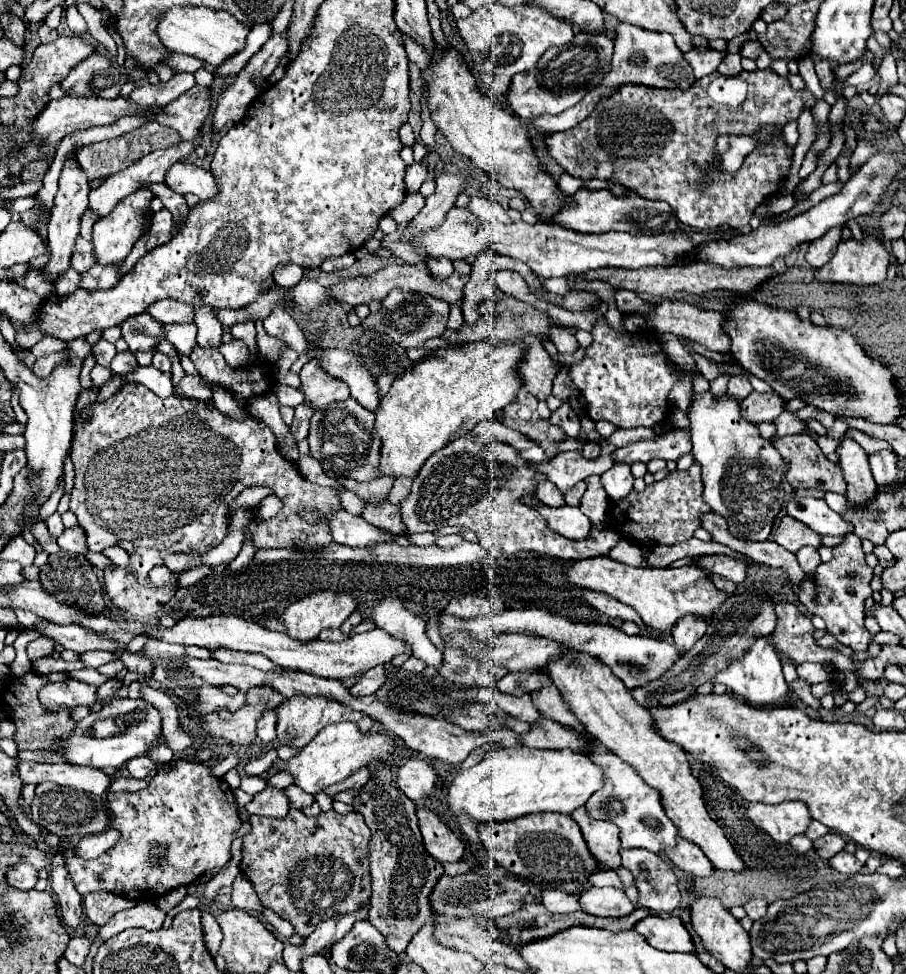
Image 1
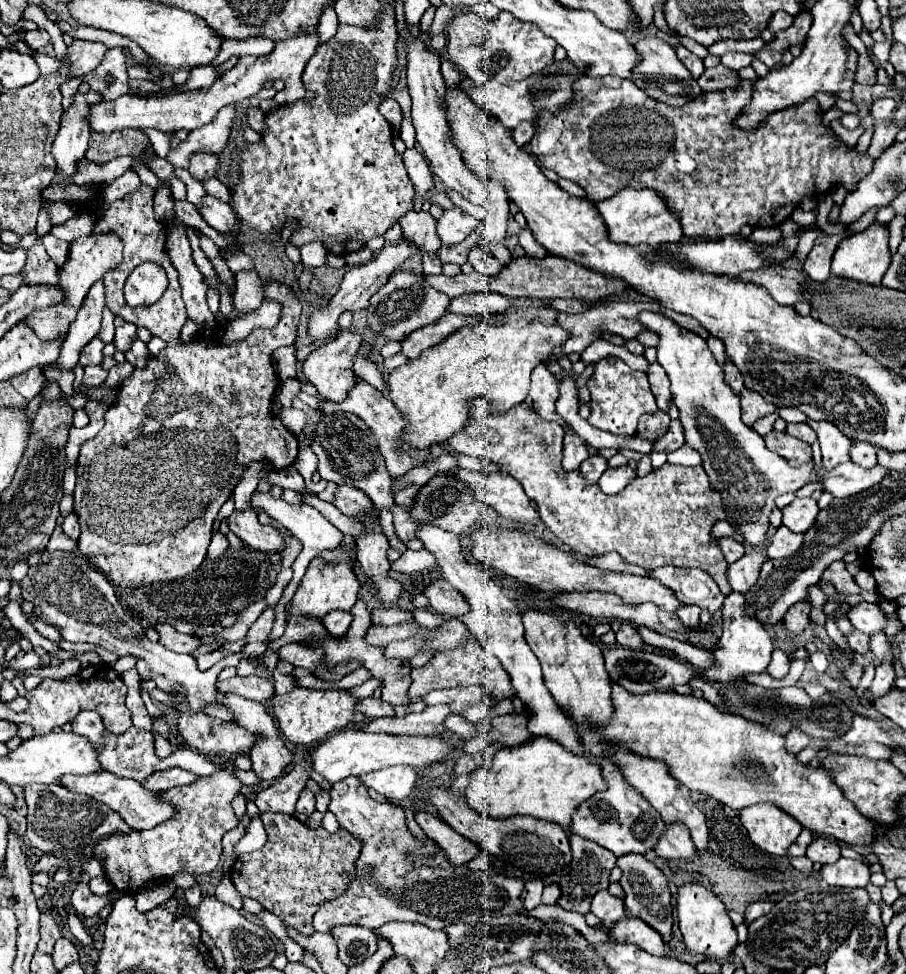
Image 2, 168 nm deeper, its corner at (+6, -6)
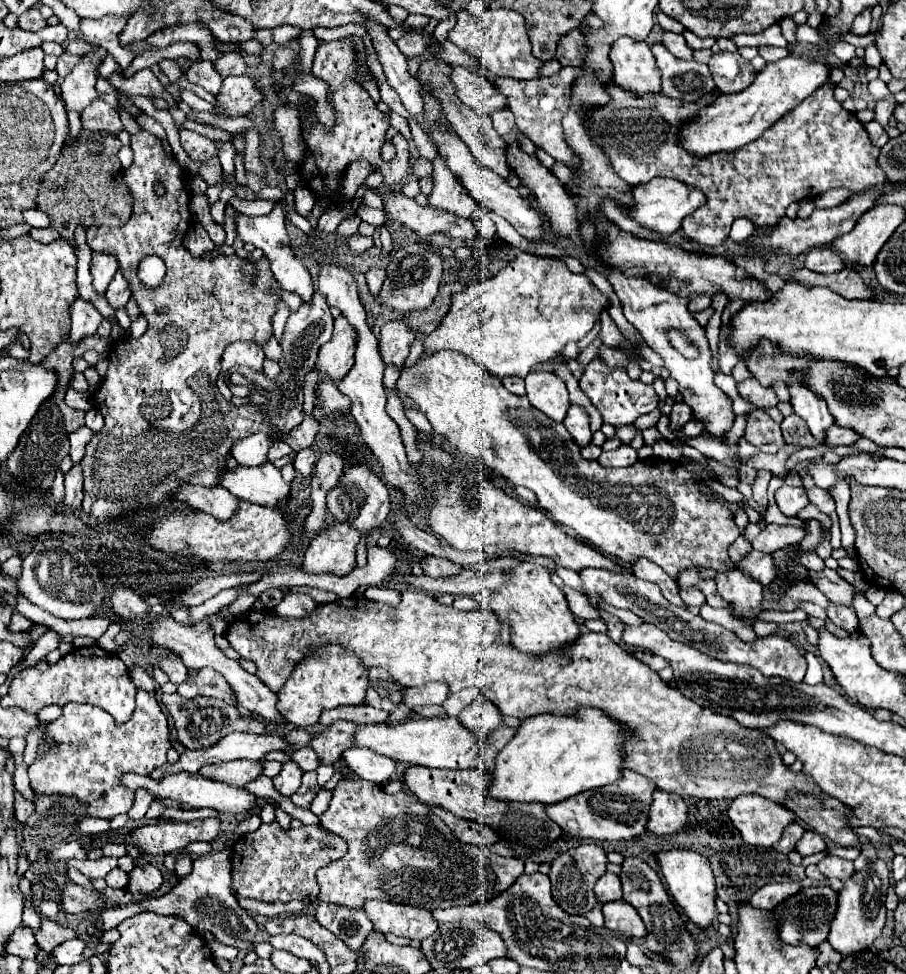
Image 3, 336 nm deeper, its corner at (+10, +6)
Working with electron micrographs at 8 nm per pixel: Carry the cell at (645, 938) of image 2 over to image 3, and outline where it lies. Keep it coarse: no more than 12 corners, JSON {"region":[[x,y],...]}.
{"region":[[624,899],[604,903],[606,927],[622,937],[644,937],[636,909]]}

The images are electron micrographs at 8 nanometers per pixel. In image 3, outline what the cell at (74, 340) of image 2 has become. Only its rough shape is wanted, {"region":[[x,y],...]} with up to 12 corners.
{"region":[[92,253],[92,285],[100,295],[118,271],[114,255]]}

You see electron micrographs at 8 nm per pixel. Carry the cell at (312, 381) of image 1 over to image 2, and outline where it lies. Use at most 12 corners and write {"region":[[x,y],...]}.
{"region":[[348,331],[302,365],[318,393],[342,403],[354,385],[360,337]]}

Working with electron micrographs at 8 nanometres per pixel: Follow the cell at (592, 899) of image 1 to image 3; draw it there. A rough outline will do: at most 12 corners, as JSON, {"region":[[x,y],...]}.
{"region":[[604,873],[596,881],[600,905],[622,899],[620,877]]}

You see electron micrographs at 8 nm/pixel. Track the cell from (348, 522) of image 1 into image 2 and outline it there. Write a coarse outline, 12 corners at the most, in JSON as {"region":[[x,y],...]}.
{"region":[[254,493],[250,507],[304,545],[276,609],[284,611],[304,571],[342,535],[318,509]]}

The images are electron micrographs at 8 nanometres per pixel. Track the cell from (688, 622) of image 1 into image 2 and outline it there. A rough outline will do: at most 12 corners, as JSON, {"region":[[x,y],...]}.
{"region":[[688,605],[676,615],[686,629],[700,627],[700,607]]}

